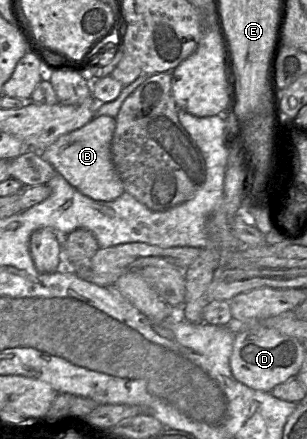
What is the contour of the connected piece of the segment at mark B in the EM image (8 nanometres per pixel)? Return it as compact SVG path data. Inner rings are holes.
M96 115L81 128L62 135L53 144L39 151L40 155L83 195L97 201L113 201L125 192L124 183L111 156L115 127L115 117Z

